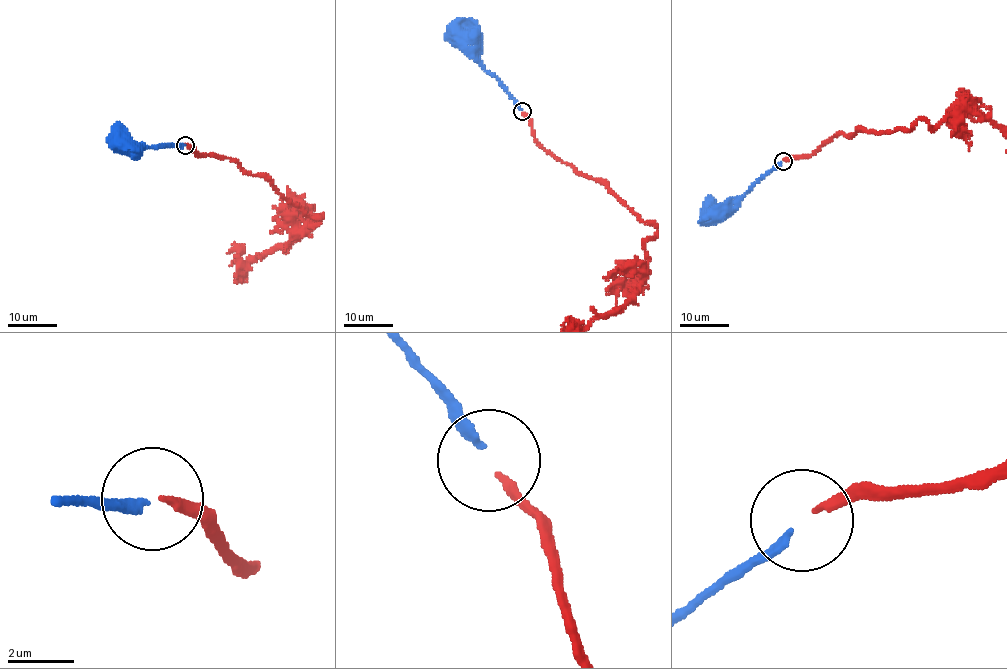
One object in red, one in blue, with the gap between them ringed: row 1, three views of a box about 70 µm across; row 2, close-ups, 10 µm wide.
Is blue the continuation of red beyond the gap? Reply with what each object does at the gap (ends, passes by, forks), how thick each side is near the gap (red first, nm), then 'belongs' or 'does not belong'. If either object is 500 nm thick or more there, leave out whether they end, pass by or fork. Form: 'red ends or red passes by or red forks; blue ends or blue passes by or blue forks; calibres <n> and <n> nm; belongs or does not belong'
red ends; blue ends; calibres 260 and 280 nm; belongs

